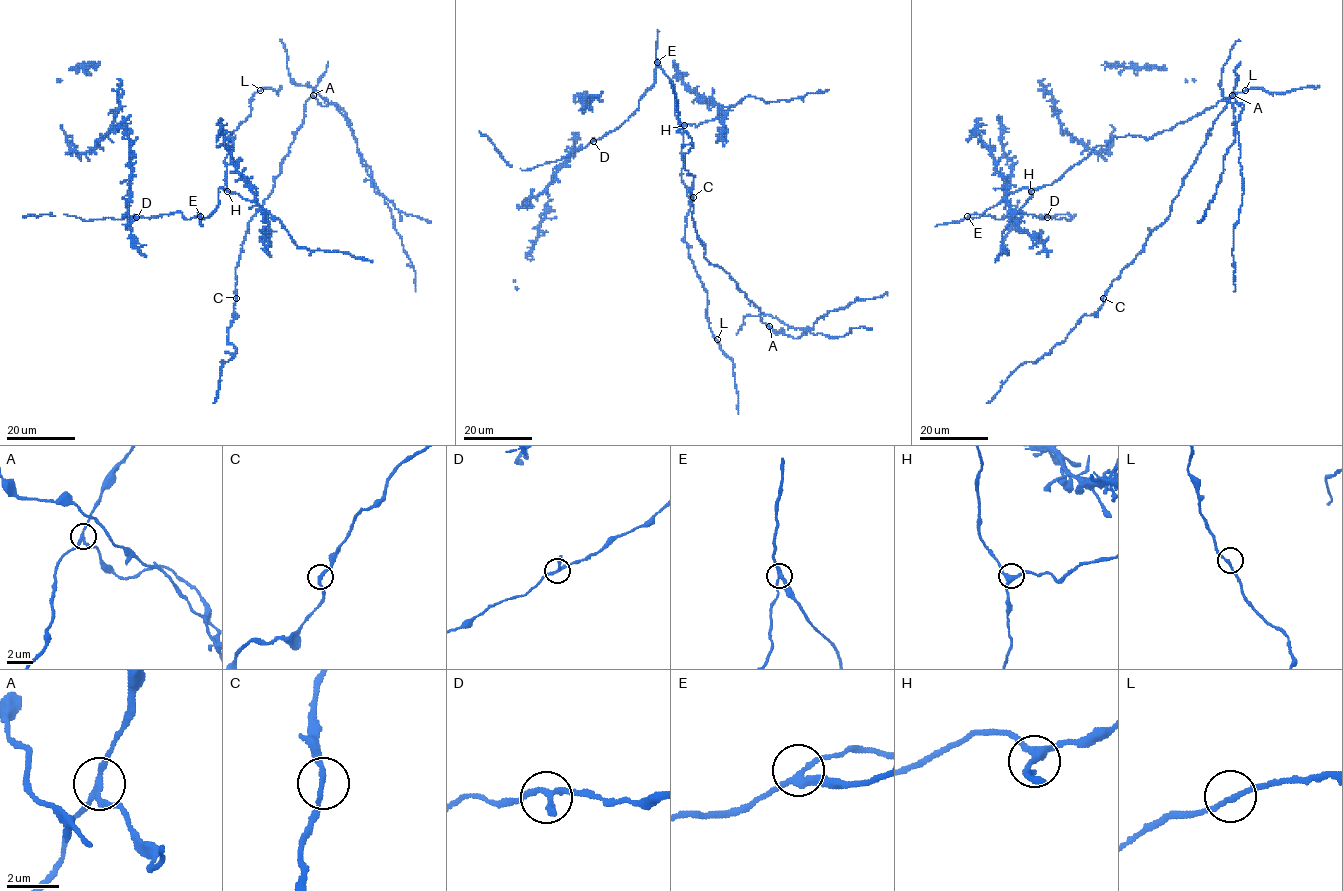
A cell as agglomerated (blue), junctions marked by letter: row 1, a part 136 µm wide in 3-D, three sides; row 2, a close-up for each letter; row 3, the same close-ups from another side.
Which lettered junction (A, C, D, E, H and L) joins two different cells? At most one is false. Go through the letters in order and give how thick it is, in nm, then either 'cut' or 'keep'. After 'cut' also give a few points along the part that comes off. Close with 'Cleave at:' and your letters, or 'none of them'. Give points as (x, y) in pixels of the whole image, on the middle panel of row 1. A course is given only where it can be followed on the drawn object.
A: 190 nm thick; cut; foreign part runs (769, 327), (796, 339), (806, 331), (835, 338), (856, 327), (871, 328)
C: 190 nm thick; keep
D: 200 nm thick; keep
E: 260 nm thick; keep
H: 260 nm thick; keep
L: 190 nm thick; keep
Cleave at: A

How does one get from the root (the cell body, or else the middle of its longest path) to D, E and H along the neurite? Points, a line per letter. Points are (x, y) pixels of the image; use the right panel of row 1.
D: (1123, 136), (1097, 146), (1051, 184), (1022, 188), (980, 216), (969, 216), (1002, 219), (1021, 212), (1047, 217)
E: (1123, 136), (1114, 137), (1105, 146), (1097, 146), (1051, 184), (1032, 190), (1022, 188), (980, 216), (967, 216)
H: (1123, 136), (1114, 137), (1105, 146), (1097, 146), (1051, 184), (1031, 191)

